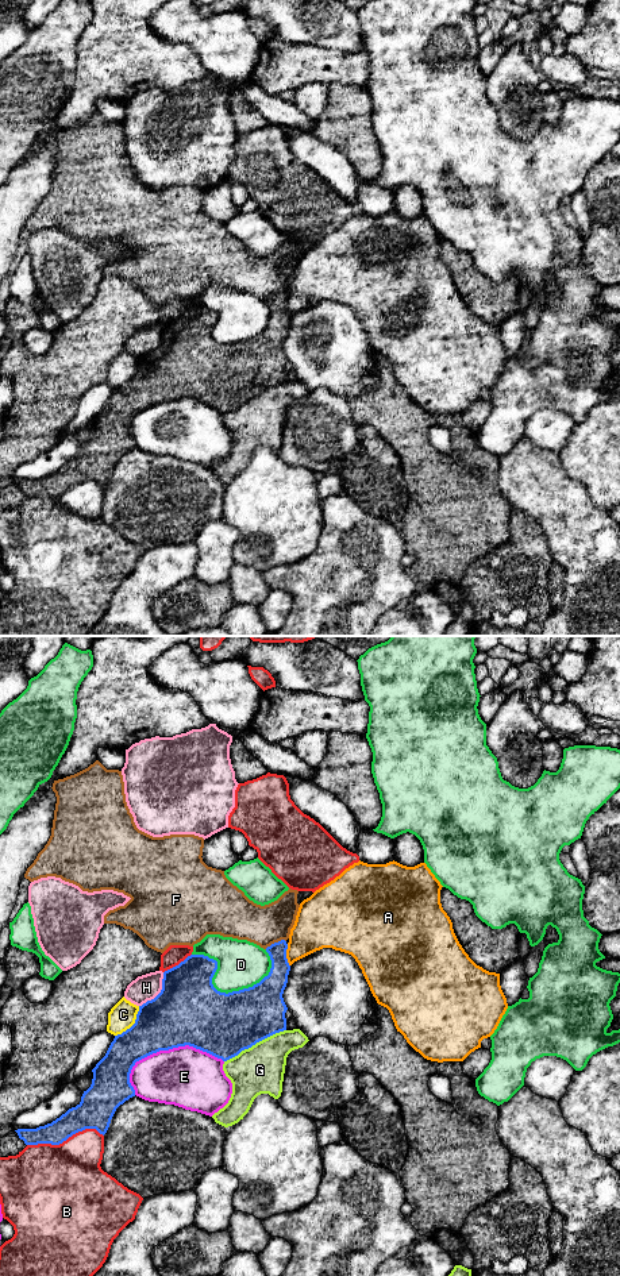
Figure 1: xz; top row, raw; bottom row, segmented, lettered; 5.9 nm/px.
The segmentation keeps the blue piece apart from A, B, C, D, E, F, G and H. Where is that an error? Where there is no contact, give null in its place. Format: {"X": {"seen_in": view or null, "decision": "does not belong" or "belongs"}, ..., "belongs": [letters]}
{"A": {"seen_in": "xz", "decision": "does not belong"}, "B": {"seen_in": "xz", "decision": "does not belong"}, "C": {"seen_in": "xz", "decision": "does not belong"}, "D": {"seen_in": "xz", "decision": "does not belong"}, "E": {"seen_in": "xz", "decision": "does not belong"}, "F": {"seen_in": "xz", "decision": "does not belong"}, "G": {"seen_in": "xz", "decision": "does not belong"}, "H": {"seen_in": "xz", "decision": "does not belong"}, "belongs": []}

